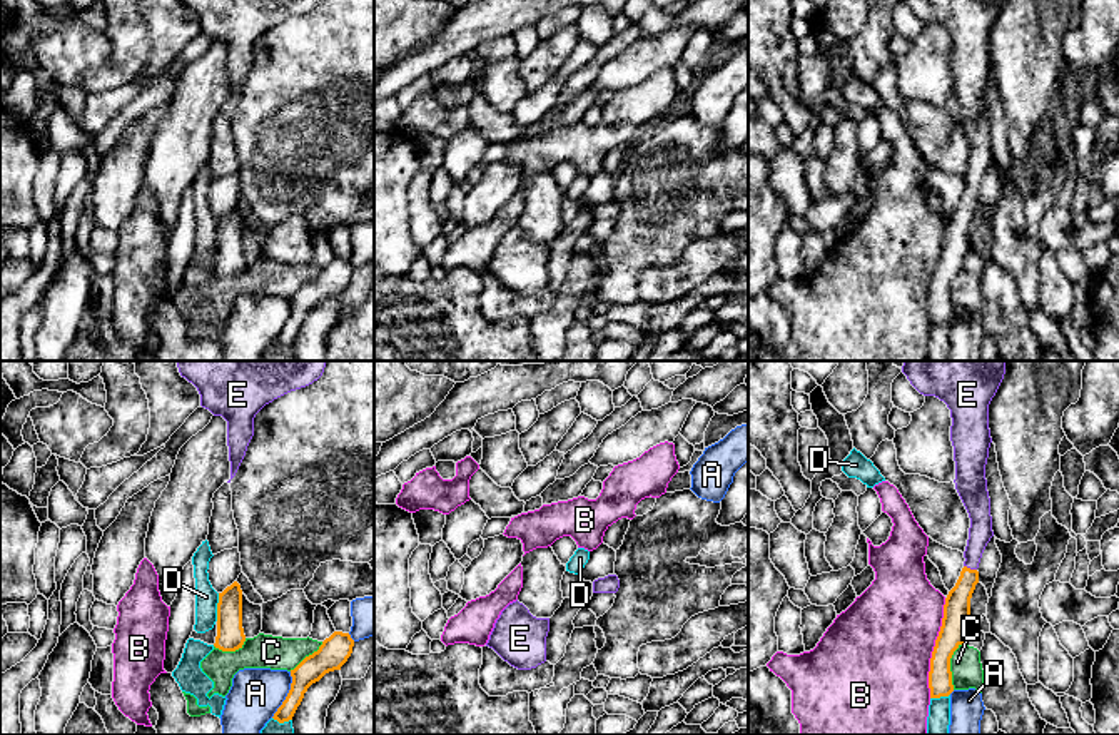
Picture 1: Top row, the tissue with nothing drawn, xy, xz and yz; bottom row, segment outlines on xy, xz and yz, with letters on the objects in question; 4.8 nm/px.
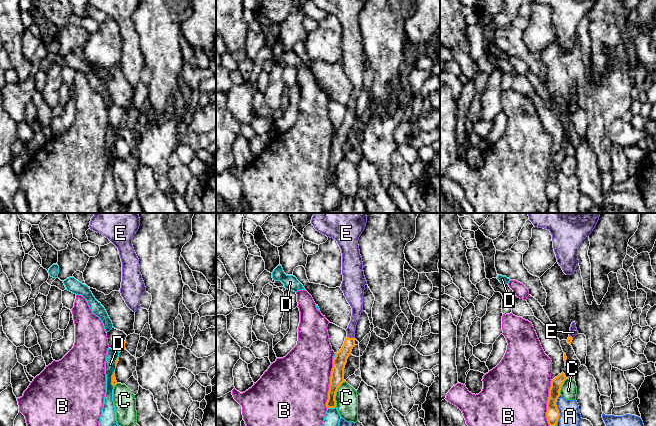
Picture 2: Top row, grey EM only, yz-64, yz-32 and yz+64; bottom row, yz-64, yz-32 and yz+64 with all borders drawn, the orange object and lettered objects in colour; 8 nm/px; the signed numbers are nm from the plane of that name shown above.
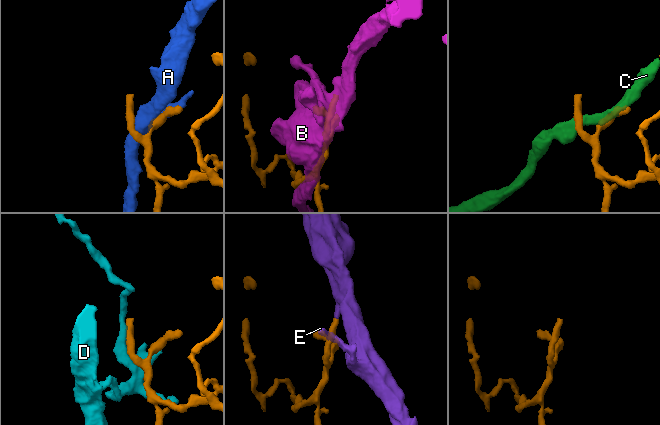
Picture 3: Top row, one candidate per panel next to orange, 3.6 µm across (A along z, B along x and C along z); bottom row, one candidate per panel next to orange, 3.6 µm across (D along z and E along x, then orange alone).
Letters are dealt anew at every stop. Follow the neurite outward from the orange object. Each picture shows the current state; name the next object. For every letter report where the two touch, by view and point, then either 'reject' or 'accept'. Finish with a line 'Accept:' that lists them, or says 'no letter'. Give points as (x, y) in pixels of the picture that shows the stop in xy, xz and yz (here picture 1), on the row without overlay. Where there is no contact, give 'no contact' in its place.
A: meets orange in xy at (288, 321); reject
B: meets orange in yz at (934, 274); reject
C: meets orange in yz at (949, 291); reject
D: meets orange in xy at (217, 233); reject
E: meets orange in yz at (969, 194); accept
Accept: E

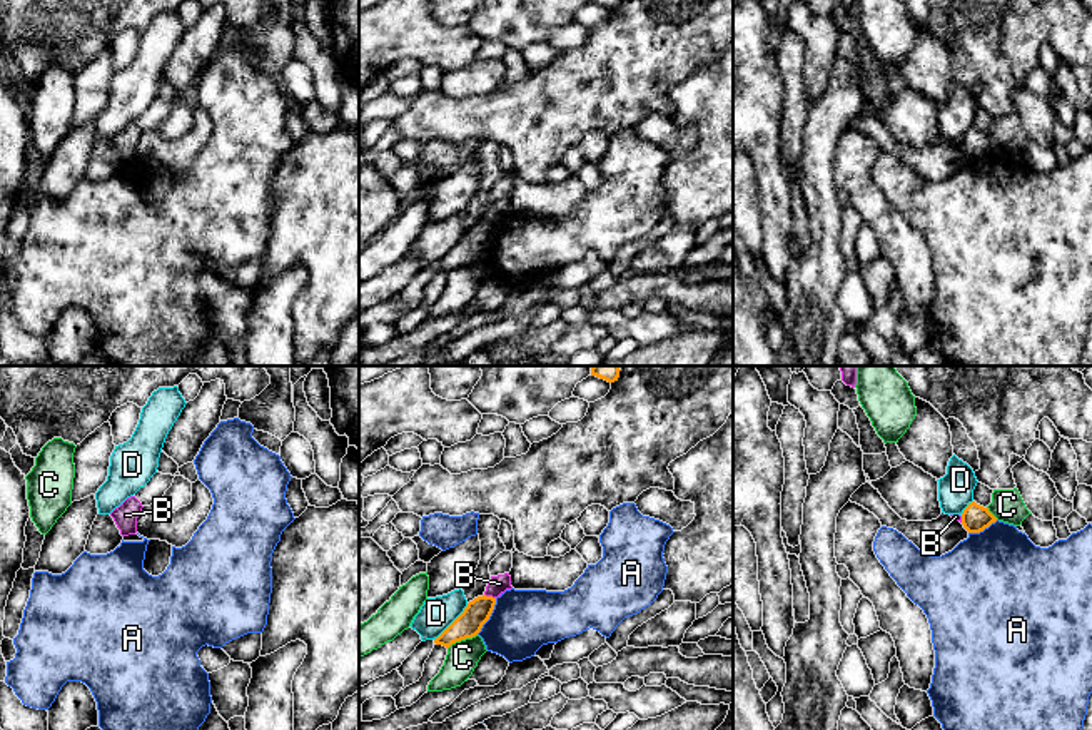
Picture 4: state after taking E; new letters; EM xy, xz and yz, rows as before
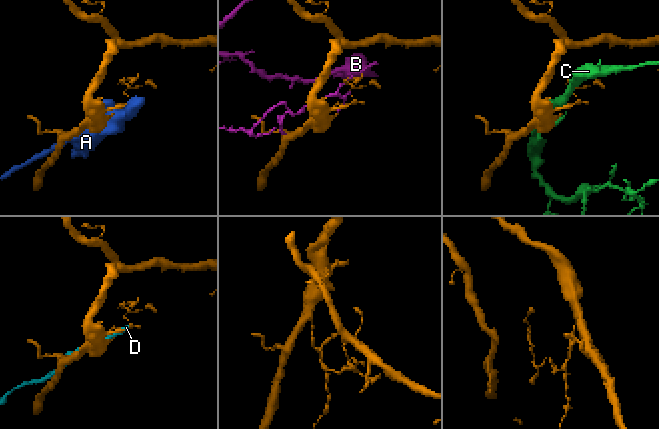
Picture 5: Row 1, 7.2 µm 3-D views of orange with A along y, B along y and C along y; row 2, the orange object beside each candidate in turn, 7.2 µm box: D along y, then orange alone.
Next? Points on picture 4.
A: meets orange in xz at (490, 241); reject
B: meets orange in xz at (490, 223); reject
C: meets orange in xz at (461, 264); reject
D: meets orange in xz at (453, 248); reject
Accept: no letter

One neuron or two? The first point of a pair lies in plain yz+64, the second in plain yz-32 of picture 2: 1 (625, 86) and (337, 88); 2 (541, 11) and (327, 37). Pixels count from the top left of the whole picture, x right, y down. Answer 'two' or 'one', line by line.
1: two
2: one

